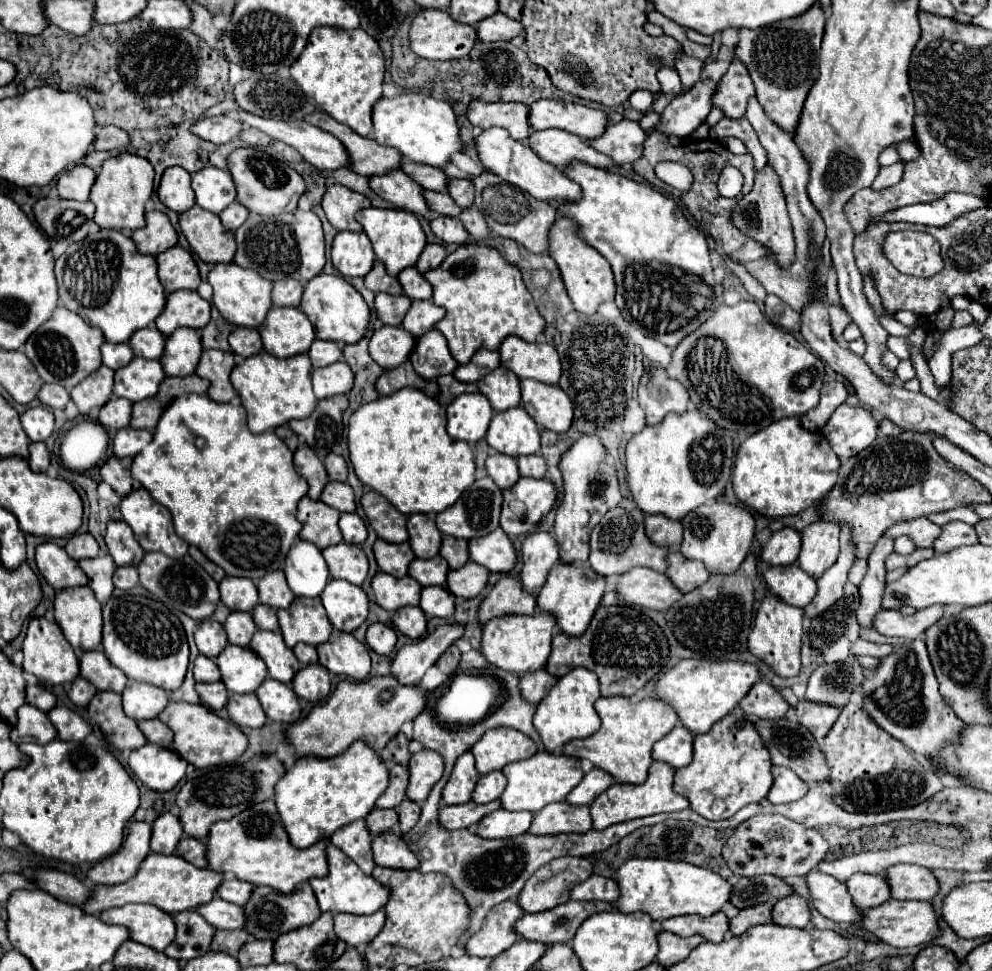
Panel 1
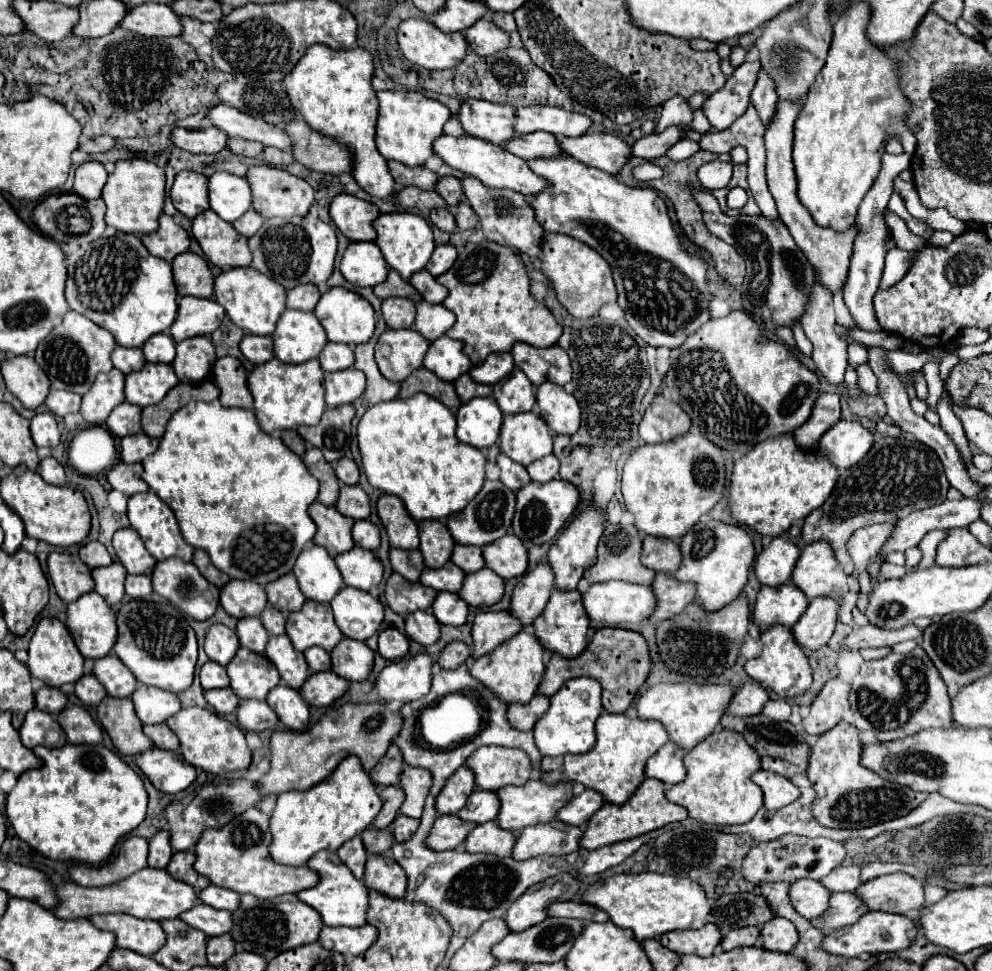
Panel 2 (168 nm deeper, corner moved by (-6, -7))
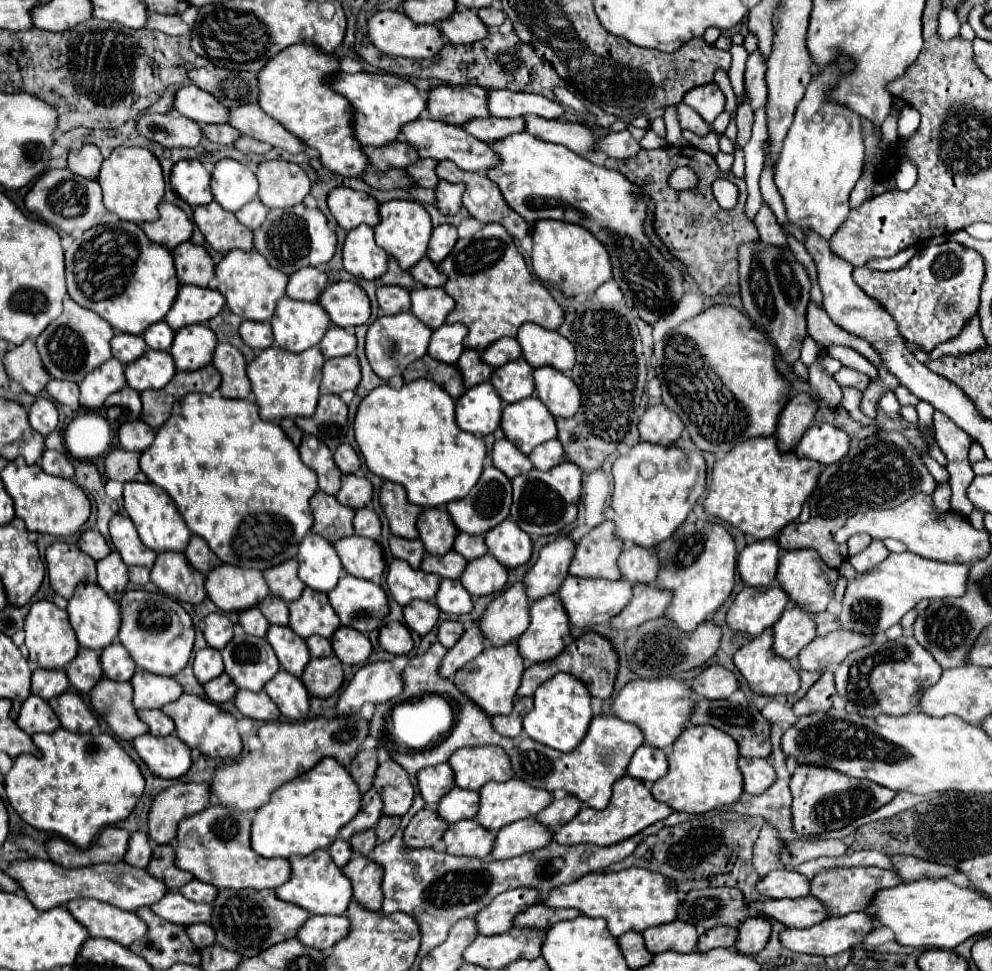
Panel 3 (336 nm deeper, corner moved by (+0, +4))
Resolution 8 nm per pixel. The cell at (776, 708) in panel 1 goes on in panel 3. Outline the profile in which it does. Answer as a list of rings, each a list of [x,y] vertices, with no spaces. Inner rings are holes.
[[[713,665],[695,677],[691,681],[691,687],[701,697],[727,699],[731,693],[735,693],[739,689],[739,681],[737,681],[735,673],[731,673],[729,669]]]

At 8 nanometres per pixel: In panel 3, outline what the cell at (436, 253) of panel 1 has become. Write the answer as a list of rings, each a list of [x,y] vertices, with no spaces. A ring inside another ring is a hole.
[[[439,225],[433,229],[431,241],[429,241],[429,249],[427,249],[427,257],[439,265],[453,249],[457,241],[457,229],[453,225]]]

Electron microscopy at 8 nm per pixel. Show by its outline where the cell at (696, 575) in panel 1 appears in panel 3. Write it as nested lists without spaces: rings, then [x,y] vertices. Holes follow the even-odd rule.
[[[635,583],[633,587],[633,599],[627,605],[627,609],[615,617],[611,623],[619,629],[631,631],[639,625],[643,625],[649,619],[661,617],[665,609],[671,603],[673,593],[667,589],[659,589],[657,585],[647,585],[647,583]]]

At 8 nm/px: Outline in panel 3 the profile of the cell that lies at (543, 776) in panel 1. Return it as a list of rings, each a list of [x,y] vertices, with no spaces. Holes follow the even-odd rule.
[[[509,779],[503,783],[491,781],[479,793],[481,793],[481,805],[477,813],[477,823],[481,823],[485,829],[491,829],[491,831],[499,831],[501,827],[525,817],[535,817],[543,807],[547,807],[553,801],[553,795],[549,791],[531,787],[523,779]]]

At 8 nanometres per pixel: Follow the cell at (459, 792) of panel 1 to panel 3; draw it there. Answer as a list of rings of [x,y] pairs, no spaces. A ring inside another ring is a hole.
[[[441,763],[435,767],[425,767],[419,773],[419,791],[427,803],[427,807],[435,807],[443,795],[447,795],[455,787],[453,769],[449,763]]]

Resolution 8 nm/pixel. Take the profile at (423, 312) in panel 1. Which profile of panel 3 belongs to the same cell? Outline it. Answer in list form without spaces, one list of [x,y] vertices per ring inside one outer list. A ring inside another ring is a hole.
[[[439,287],[439,289],[415,289],[411,291],[411,313],[429,325],[431,329],[437,329],[445,323],[445,317],[453,309],[455,301]]]

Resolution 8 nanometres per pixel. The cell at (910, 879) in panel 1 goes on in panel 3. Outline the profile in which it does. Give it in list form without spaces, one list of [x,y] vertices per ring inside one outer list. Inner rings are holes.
[[[851,867],[839,871],[823,871],[811,881],[811,895],[821,899],[823,905],[829,907],[831,915],[845,915],[851,911],[867,911],[871,907],[871,897],[881,891],[903,883],[903,879],[893,869],[879,869],[879,867]]]

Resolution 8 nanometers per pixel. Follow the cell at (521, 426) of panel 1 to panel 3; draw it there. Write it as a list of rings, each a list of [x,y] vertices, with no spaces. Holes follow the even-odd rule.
[[[537,397],[511,403],[503,409],[501,429],[505,437],[525,455],[529,455],[543,441],[555,439],[555,417],[539,403]]]

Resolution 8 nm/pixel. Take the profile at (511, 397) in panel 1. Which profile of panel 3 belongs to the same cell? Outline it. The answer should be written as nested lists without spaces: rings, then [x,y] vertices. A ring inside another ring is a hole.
[[[523,357],[497,367],[491,383],[505,403],[517,403],[533,395],[533,367]]]

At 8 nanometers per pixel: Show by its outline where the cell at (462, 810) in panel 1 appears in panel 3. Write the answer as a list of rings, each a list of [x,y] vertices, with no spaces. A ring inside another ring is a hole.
[[[421,809],[405,829],[405,843],[409,847],[433,847],[443,833],[447,831],[449,823],[437,815],[433,809]]]

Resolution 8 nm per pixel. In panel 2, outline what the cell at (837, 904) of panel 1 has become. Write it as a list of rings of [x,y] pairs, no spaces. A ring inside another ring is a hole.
[[[797,880],[789,888],[793,908],[807,920],[819,918],[829,906],[829,890],[817,880]]]

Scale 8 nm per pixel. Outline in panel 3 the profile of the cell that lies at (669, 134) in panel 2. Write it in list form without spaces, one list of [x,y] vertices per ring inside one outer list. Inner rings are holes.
[[[621,131],[621,133],[609,133],[607,137],[601,137],[597,149],[607,153],[607,157],[627,159],[637,155],[641,151],[641,145],[637,139],[633,139],[629,131]]]

